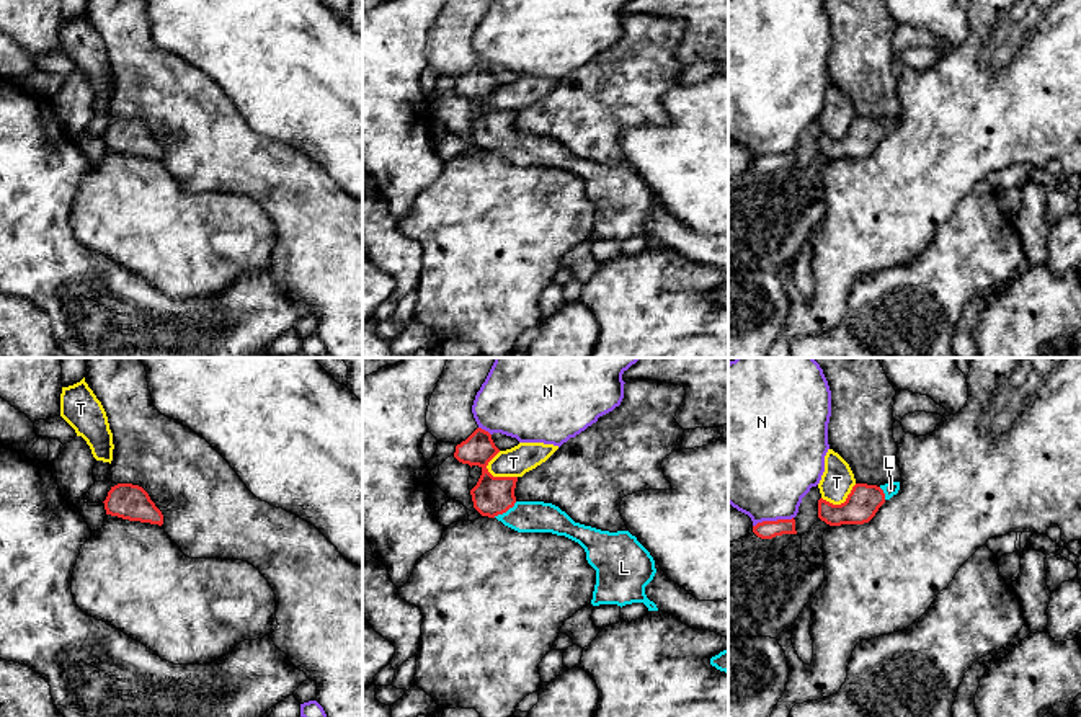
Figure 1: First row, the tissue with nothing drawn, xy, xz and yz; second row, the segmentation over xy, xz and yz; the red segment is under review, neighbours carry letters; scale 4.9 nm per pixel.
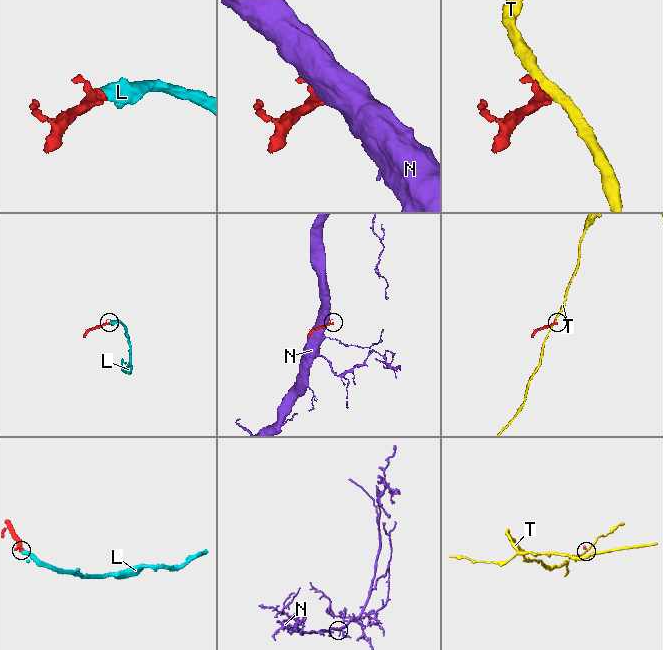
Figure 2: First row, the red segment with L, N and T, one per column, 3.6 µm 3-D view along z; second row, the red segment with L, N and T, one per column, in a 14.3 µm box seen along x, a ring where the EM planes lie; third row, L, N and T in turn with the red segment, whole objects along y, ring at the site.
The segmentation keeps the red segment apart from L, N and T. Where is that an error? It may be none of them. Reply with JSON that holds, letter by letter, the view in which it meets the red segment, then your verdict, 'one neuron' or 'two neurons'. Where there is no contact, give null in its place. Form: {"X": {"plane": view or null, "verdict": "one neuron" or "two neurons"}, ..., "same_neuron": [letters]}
{"L": {"plane": "xz", "verdict": "one neuron"}, "N": {"plane": "yz", "verdict": "two neurons"}, "T": {"plane": "xz", "verdict": "two neurons"}, "same_neuron": ["L"]}

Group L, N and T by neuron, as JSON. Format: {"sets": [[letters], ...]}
{"sets": [["L"], ["N"], ["T"]]}

